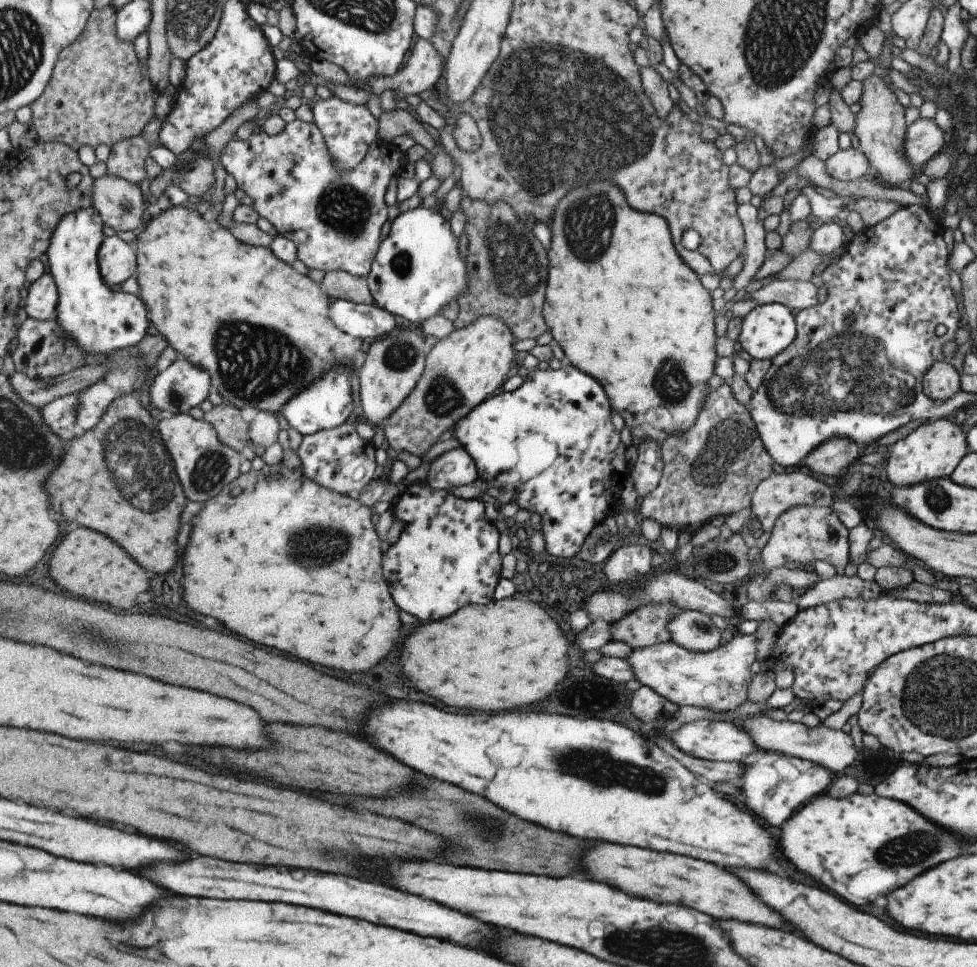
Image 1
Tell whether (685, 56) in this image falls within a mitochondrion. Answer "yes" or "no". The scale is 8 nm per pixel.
no

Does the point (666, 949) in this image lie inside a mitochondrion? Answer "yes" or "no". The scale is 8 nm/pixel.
yes

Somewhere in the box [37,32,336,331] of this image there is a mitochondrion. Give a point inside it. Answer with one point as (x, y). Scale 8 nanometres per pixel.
(187, 164)

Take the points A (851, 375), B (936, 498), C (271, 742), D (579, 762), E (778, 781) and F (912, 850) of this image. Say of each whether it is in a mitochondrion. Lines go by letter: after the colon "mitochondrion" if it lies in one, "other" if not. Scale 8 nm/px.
A: mitochondrion
B: mitochondrion
C: other
D: mitochondrion
E: mitochondrion
F: mitochondrion

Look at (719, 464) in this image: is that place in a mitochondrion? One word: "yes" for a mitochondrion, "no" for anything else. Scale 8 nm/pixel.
yes

